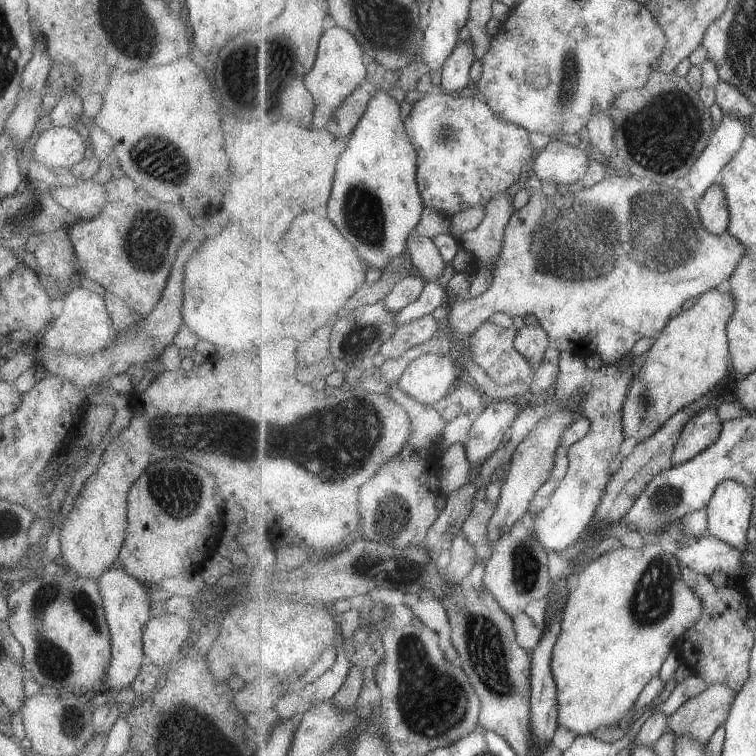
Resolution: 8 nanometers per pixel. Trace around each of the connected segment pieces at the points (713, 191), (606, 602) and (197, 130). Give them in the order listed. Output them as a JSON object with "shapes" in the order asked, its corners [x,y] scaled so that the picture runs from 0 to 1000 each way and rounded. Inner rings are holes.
{"shapes":[[[[950,241],[943,242],[935,254],[922,266],[931,300],[944,311],[963,307],[966,278],[959,250]]],[[[856,716],[848,725],[829,725],[829,722],[808,726],[790,739],[779,743],[775,750],[763,759],[765,774],[751,788],[751,795],[746,802],[743,821],[743,836],[738,841],[737,852],[731,858],[730,888],[738,910],[738,930],[739,933],[739,960],[746,960],[757,966],[763,972],[780,972],[788,963],[795,963],[800,959],[813,962],[823,959],[835,946],[835,938],[841,931],[843,923],[853,913],[853,907],[872,892],[877,876],[885,870],[888,862],[894,862],[893,857],[902,851],[906,837],[911,836],[913,831],[922,825],[927,813],[931,811],[931,795],[918,784],[906,766],[902,763],[902,754],[906,747],[902,747],[896,738],[894,731],[884,731],[868,721],[864,716]]],[[[235,77],[205,90],[187,90],[176,98],[148,93],[131,149],[119,161],[138,172],[149,184],[155,228],[168,231],[197,261],[214,269],[246,274],[263,283],[271,270],[290,272],[298,251],[303,251],[303,218],[292,177],[290,135],[269,98],[269,93],[250,77]]]]}

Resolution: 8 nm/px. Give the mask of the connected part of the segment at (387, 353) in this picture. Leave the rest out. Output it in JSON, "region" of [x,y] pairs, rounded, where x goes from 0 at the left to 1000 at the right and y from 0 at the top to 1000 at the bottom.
{"region":[[[570,414],[560,417],[541,425],[537,430],[530,430],[520,447],[507,455],[503,466],[509,474],[526,475],[552,455],[573,448],[579,437],[581,426],[575,423],[575,418]]]}

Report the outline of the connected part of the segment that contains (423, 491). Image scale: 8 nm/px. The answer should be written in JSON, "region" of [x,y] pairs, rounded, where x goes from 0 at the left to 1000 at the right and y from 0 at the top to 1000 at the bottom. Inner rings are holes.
{"region":[[[515,507],[512,524],[525,532],[544,553],[544,577],[520,611],[504,616],[496,630],[476,646],[478,708],[488,714],[534,726],[560,720],[567,700],[582,683],[577,668],[582,656],[583,598],[577,583],[583,582],[591,557],[574,536],[560,534],[538,521],[525,507]]]}

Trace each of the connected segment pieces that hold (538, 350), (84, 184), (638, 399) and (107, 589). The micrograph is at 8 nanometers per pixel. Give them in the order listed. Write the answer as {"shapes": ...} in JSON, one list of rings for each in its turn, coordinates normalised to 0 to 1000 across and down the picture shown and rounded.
{"shapes":[[[[713,427],[692,430],[685,438],[683,459],[710,485],[710,481],[721,475],[721,466],[726,463],[726,440]]],[[[107,238],[95,247],[62,246],[60,250],[78,272],[101,286],[104,294],[127,287],[140,269],[138,246],[123,238]]],[[[942,381],[923,393],[923,398],[894,419],[874,438],[861,463],[853,468],[845,493],[841,495],[836,513],[832,515],[825,537],[825,573],[837,577],[843,585],[861,578],[889,550],[907,537],[938,522],[956,503],[962,501],[967,489],[966,447],[963,429],[974,414],[975,396],[971,386]]],[[[149,749],[136,755],[130,770],[130,784],[134,787],[135,803],[146,839],[146,876],[138,889],[136,909],[159,913],[172,906],[181,894],[190,868],[188,856],[188,831],[197,820],[197,780],[200,775],[184,770],[177,762],[167,758],[160,749]]]]}

